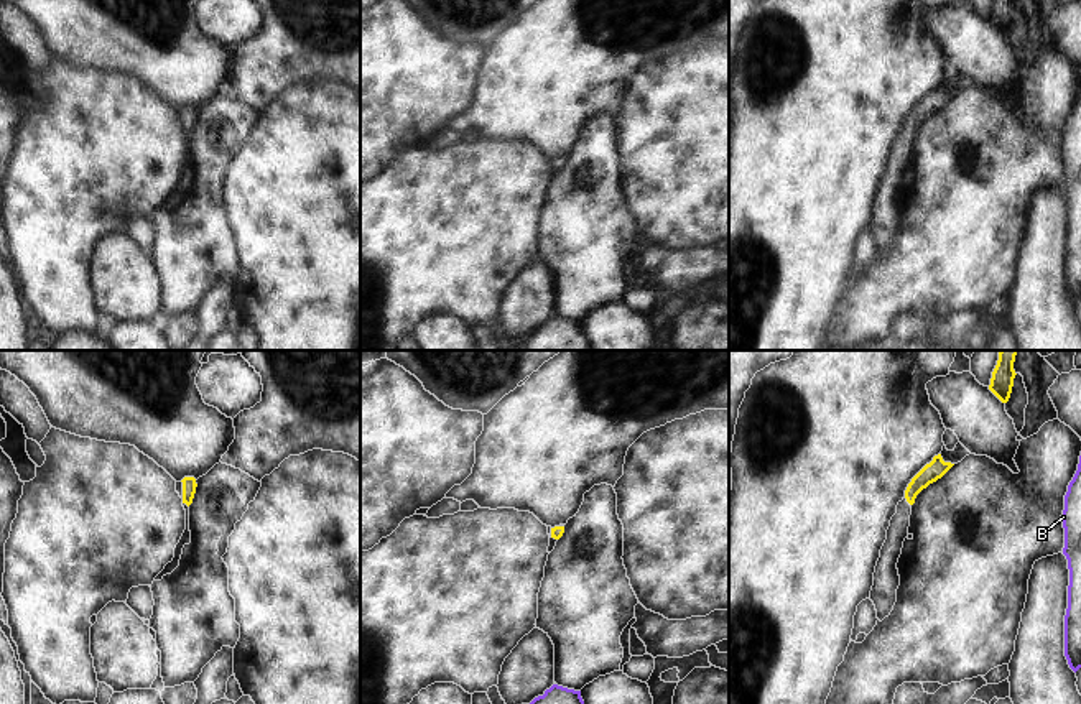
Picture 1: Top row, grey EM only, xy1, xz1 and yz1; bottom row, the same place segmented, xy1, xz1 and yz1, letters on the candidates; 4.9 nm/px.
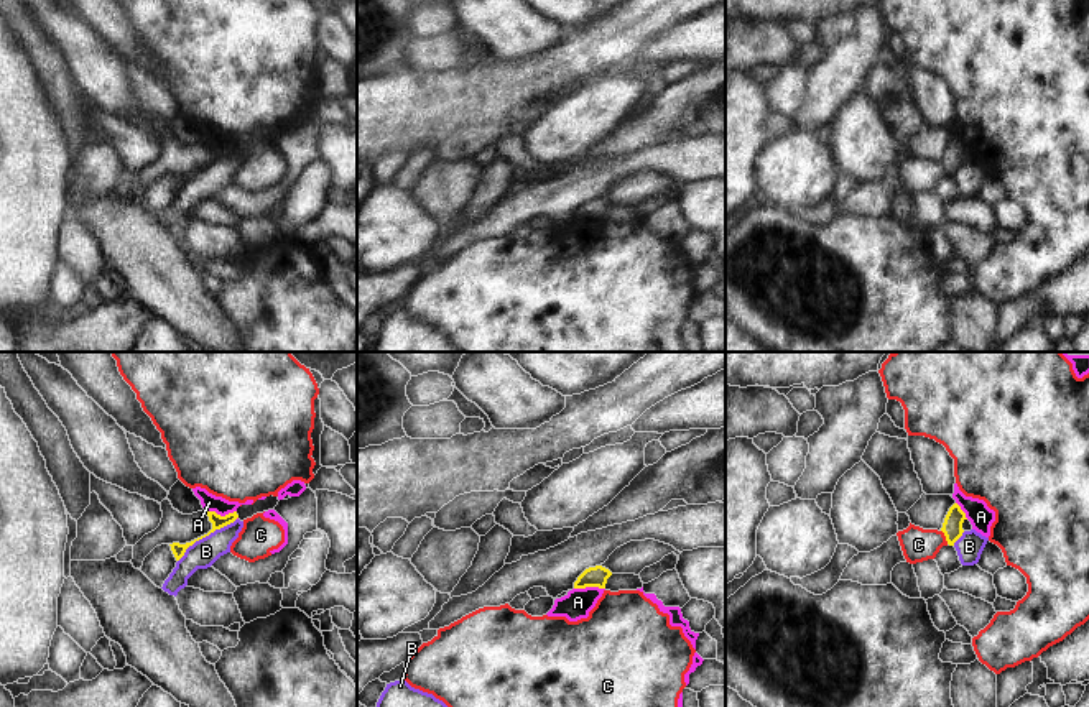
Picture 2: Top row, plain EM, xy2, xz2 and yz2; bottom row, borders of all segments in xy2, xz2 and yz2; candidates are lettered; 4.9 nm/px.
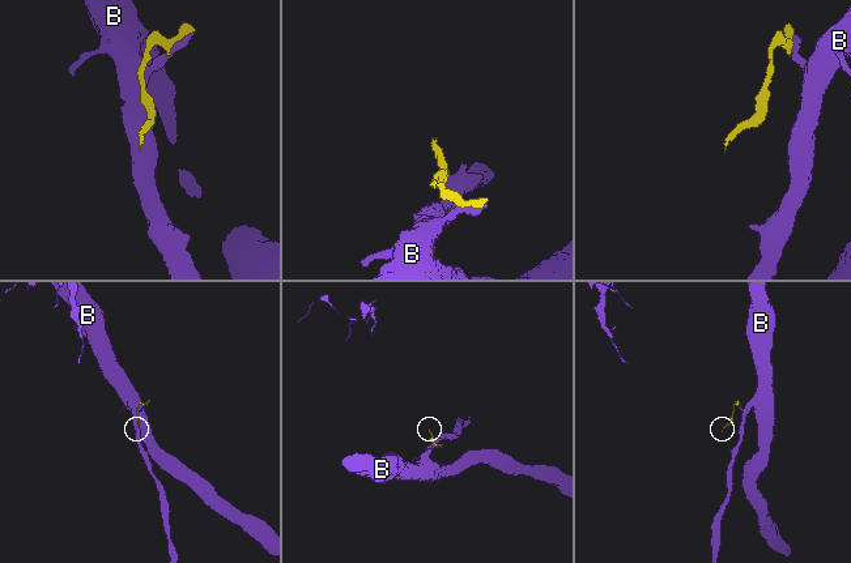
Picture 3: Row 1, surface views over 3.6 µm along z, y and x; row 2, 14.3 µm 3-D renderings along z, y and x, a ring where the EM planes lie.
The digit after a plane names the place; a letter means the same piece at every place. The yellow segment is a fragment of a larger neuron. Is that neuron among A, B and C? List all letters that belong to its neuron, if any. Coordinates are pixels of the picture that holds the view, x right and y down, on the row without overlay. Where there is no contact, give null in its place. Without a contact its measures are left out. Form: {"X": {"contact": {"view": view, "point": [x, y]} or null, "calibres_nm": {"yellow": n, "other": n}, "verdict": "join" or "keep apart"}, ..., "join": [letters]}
{"A": {"contact": {"view": "xy2", "point": [219, 147]}, "calibres_nm": {"yellow": 70, "other": 90}, "verdict": "keep apart"}, "B": {"contact": {"view": "xy2", "point": [204, 168]}, "calibres_nm": {"yellow": 70, "other": 140}, "verdict": "keep apart"}, "C": {"contact": {"view": "yz2", "point": [945, 166]}, "calibres_nm": {"yellow": 100, "other": 170}, "verdict": "keep apart"}, "join": []}

